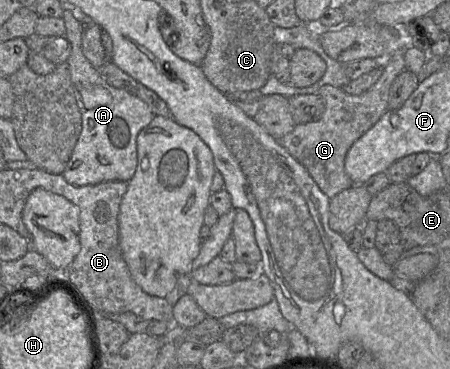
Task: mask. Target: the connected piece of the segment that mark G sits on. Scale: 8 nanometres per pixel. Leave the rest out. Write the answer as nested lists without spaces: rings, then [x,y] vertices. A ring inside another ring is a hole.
[[[402,42],[401,46],[397,46],[393,53],[382,60],[382,76],[369,90],[360,95],[348,94],[342,88],[332,85],[320,87],[316,94],[320,95],[325,101],[325,111],[321,118],[314,122],[296,124],[290,133],[278,140],[289,154],[305,167],[321,191],[330,199],[354,185],[344,168],[346,154],[353,143],[372,128],[387,110],[390,110],[389,94],[391,85],[396,77],[406,69],[404,58],[406,46],[409,46],[408,42]]]

